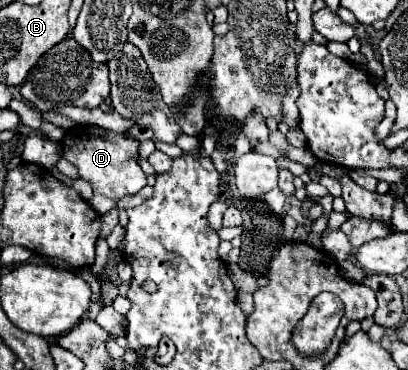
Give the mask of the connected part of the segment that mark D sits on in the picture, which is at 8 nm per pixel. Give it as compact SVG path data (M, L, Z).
M76 125L68 129L62 139L62 157L78 167L80 177L92 185L94 193L118 201L126 195L136 195L146 187L146 173L138 165L138 145L140 141L130 133L114 133L94 125Z

